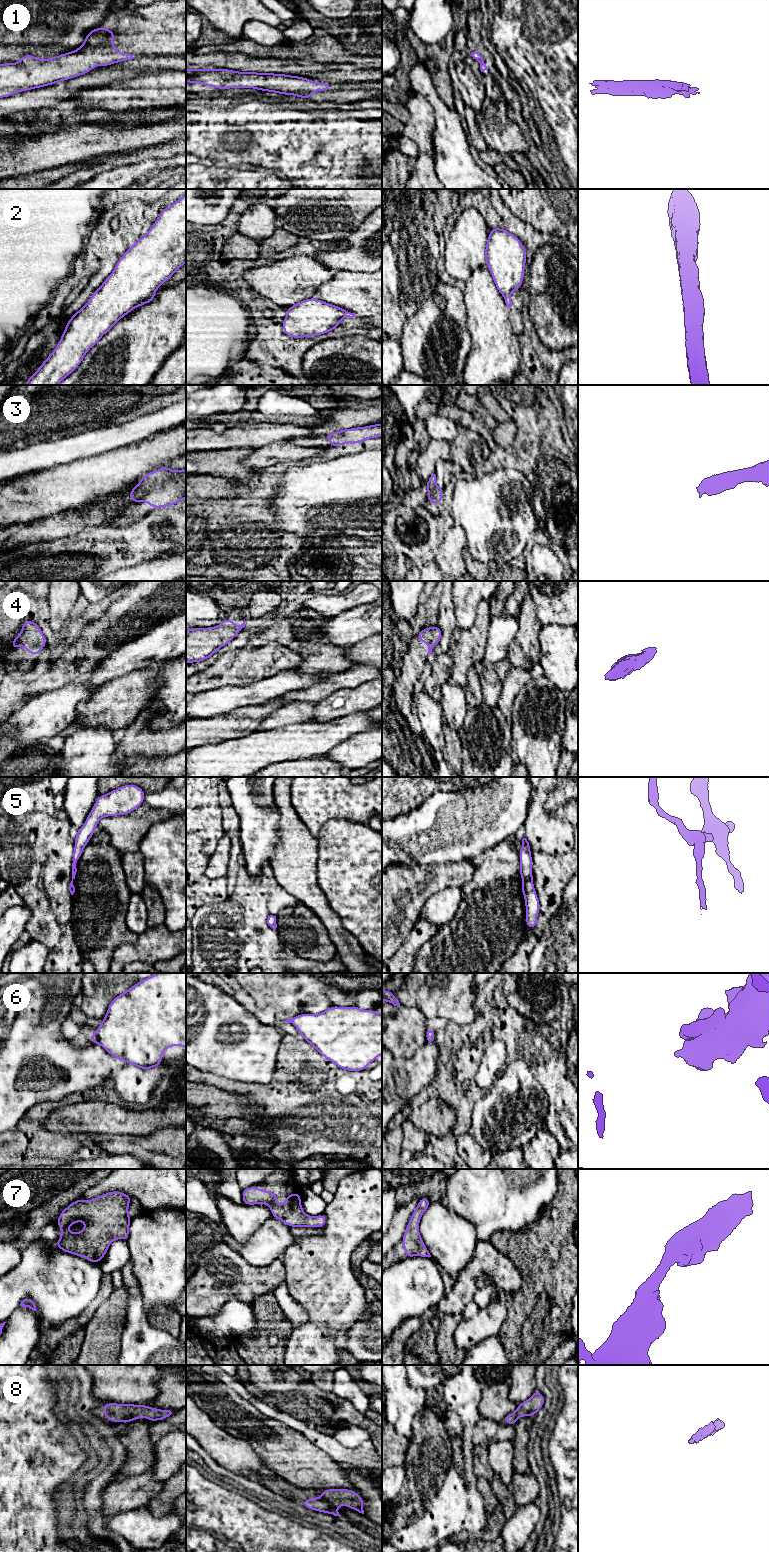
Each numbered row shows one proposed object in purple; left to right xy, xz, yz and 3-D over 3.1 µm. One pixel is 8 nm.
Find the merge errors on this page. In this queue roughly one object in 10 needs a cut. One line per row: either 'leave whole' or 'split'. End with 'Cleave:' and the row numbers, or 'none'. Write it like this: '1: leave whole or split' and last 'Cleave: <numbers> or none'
1: leave whole
2: leave whole
3: leave whole
4: leave whole
5: leave whole
6: leave whole
7: leave whole
8: leave whole
Cleave: none

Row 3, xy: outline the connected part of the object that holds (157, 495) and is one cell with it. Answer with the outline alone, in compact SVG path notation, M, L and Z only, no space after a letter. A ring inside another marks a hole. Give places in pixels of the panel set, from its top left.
M163 466L144 475L128 493L133 503L142 501L153 509L173 506L186 498L186 469L174 471ZM161 481L173 481L174 487L167 487Z

